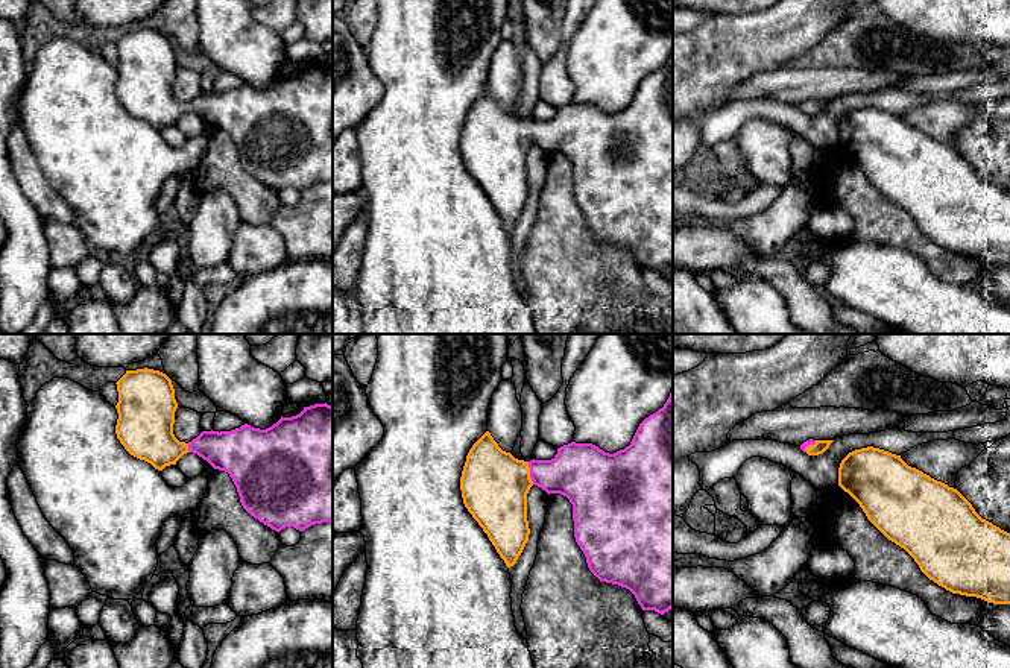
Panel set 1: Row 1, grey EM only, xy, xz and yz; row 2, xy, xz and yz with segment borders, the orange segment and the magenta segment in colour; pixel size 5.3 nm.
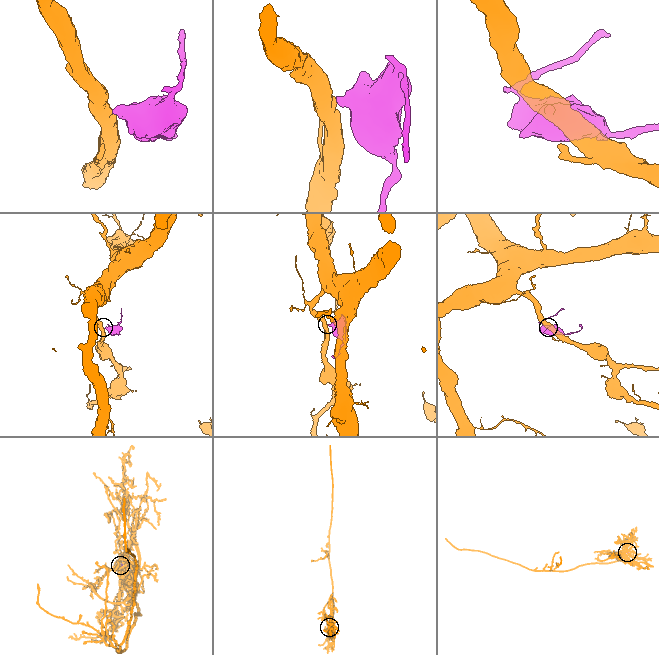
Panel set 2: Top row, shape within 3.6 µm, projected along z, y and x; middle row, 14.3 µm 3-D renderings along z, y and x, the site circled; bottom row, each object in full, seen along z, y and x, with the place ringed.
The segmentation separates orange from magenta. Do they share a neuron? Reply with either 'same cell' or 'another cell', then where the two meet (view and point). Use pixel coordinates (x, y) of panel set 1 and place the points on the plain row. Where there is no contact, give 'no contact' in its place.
same cell; contact xz (529, 132)

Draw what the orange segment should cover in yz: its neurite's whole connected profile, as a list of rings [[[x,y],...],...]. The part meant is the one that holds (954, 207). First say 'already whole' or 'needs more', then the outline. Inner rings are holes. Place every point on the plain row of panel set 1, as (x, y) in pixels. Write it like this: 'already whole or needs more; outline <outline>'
already whole; outline [[[873,106],[855,109],[841,120],[838,146],[860,164],[867,179],[888,200],[914,219],[930,240],[952,254],[1010,264],[1010,193],[983,179],[957,149],[908,126],[901,115]]]

